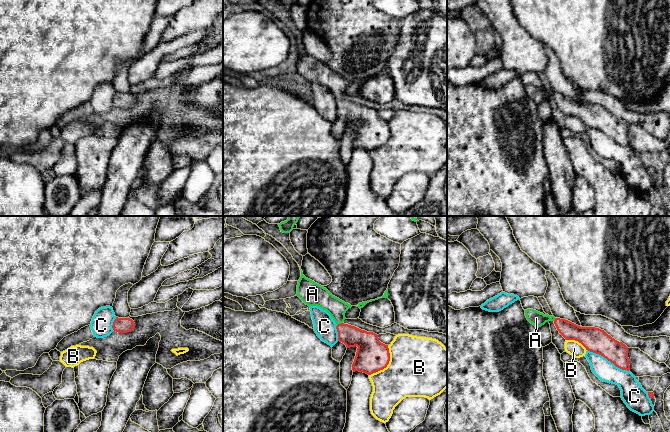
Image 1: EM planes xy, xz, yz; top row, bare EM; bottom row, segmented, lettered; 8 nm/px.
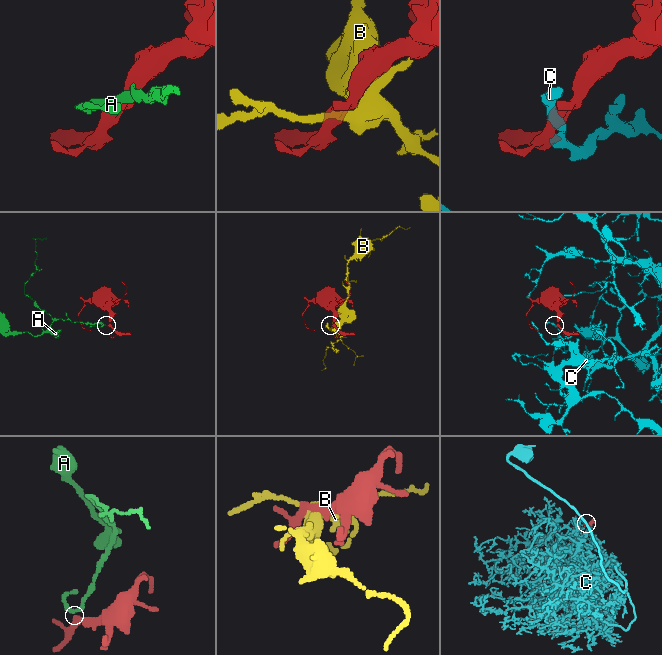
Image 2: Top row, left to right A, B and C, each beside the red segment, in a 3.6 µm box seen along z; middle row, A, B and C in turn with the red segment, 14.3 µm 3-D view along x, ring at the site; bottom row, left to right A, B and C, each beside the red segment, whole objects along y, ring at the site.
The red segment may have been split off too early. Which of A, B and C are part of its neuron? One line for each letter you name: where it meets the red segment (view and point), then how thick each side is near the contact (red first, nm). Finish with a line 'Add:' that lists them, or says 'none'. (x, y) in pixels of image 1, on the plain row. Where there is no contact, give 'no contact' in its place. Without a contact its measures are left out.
A: contact xz (339, 100); calibres 170 and 150 nm
Add: A

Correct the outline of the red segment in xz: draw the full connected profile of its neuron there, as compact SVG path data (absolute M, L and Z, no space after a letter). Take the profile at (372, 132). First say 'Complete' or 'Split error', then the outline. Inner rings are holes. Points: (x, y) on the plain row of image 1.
Split error. M301 46L297 61L297 70L306 81L318 82L326 86L335 99L338 117L347 124L357 122L352 140L353 148L359 147L371 151L387 143L390 137L388 121L379 117L378 111L344 100L345 89L352 82L333 72L326 64L306 54Z

